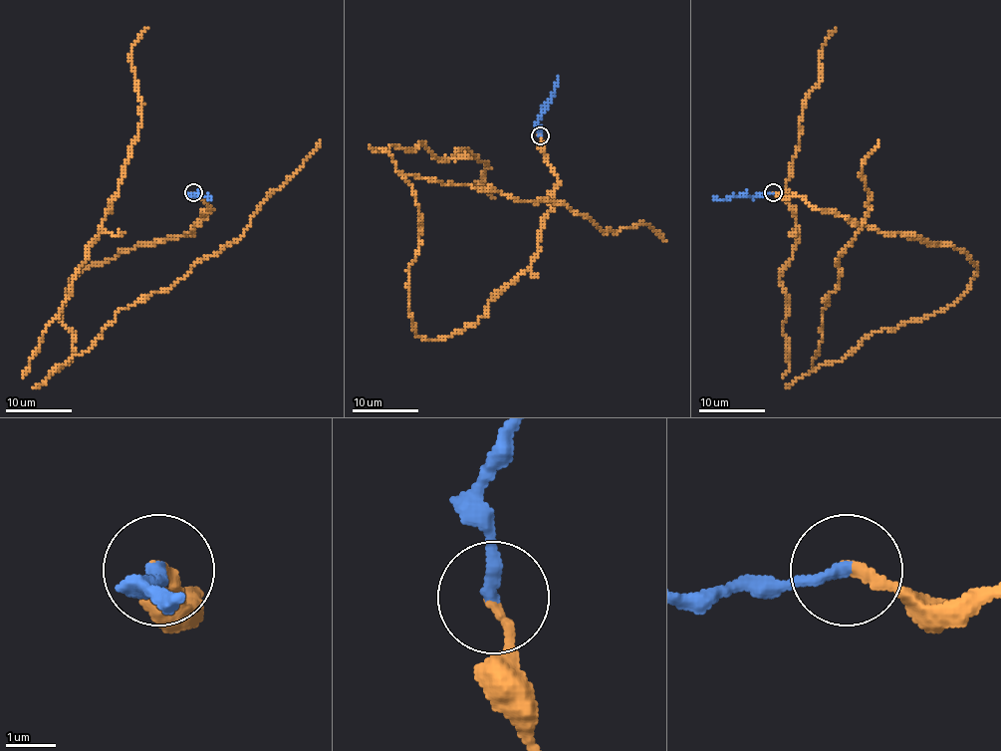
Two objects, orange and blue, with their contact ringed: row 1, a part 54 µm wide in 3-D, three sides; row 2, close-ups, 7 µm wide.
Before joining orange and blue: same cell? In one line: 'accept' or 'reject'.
accept

